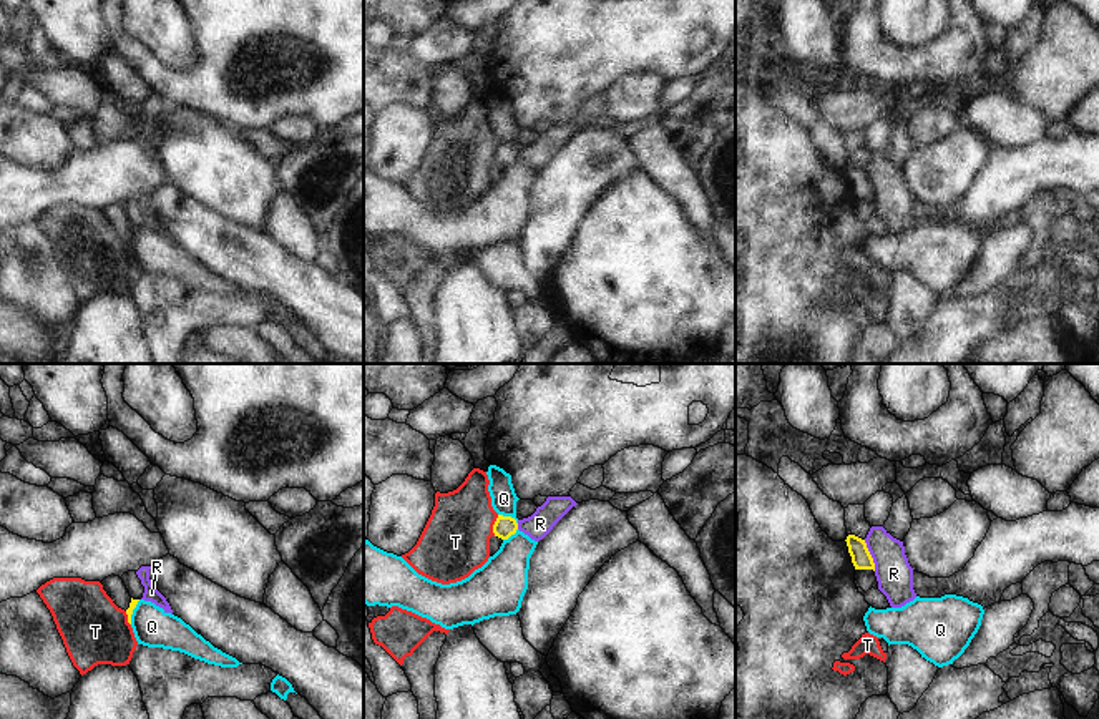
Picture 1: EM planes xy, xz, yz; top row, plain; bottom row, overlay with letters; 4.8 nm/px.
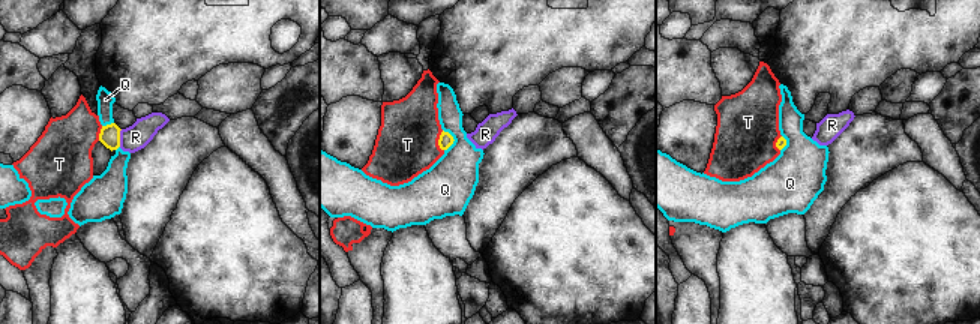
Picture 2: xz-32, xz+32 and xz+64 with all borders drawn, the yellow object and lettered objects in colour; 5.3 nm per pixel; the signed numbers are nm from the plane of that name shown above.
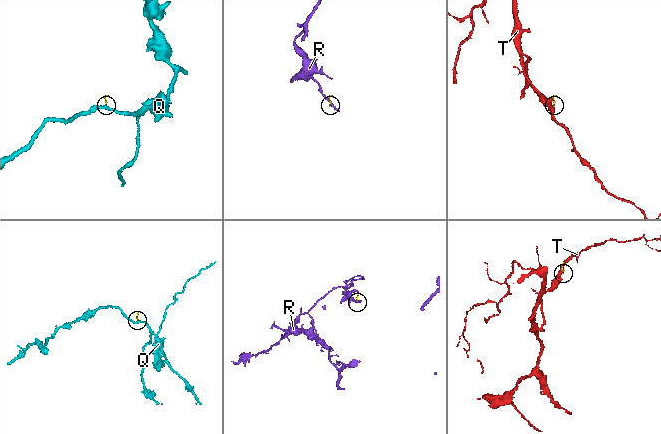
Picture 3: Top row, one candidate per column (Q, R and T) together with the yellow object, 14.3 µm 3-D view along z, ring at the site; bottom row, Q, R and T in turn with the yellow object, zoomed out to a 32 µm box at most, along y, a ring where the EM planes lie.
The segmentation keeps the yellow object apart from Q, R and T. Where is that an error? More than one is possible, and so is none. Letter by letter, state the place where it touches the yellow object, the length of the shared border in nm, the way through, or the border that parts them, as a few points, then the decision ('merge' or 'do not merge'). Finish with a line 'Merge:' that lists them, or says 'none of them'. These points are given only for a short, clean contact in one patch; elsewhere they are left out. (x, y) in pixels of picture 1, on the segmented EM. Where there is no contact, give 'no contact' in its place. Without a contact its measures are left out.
Q: meets yellow in xz at (508, 517); contact 110 nm long; border along xz (498, 513), (510, 515), (517, 523); do not merge
R: meets yellow in yz at (870, 555); contact 160 nm long; border along yz (864, 540), (875, 570); do not merge
T: meets yellow in xz at (493, 525); contact 110 nm long; border along xz (498, 515), (493, 535); do not merge
Merge: none of them

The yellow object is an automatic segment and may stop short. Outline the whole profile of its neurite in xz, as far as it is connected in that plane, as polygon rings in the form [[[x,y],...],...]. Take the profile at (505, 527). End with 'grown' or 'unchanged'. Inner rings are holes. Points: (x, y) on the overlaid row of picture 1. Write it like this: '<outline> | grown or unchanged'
[[[498,515],[498,518],[493,525],[495,536],[498,536],[501,540],[508,540],[511,535],[516,533],[516,530],[518,530],[518,523],[511,516]]] | unchanged

